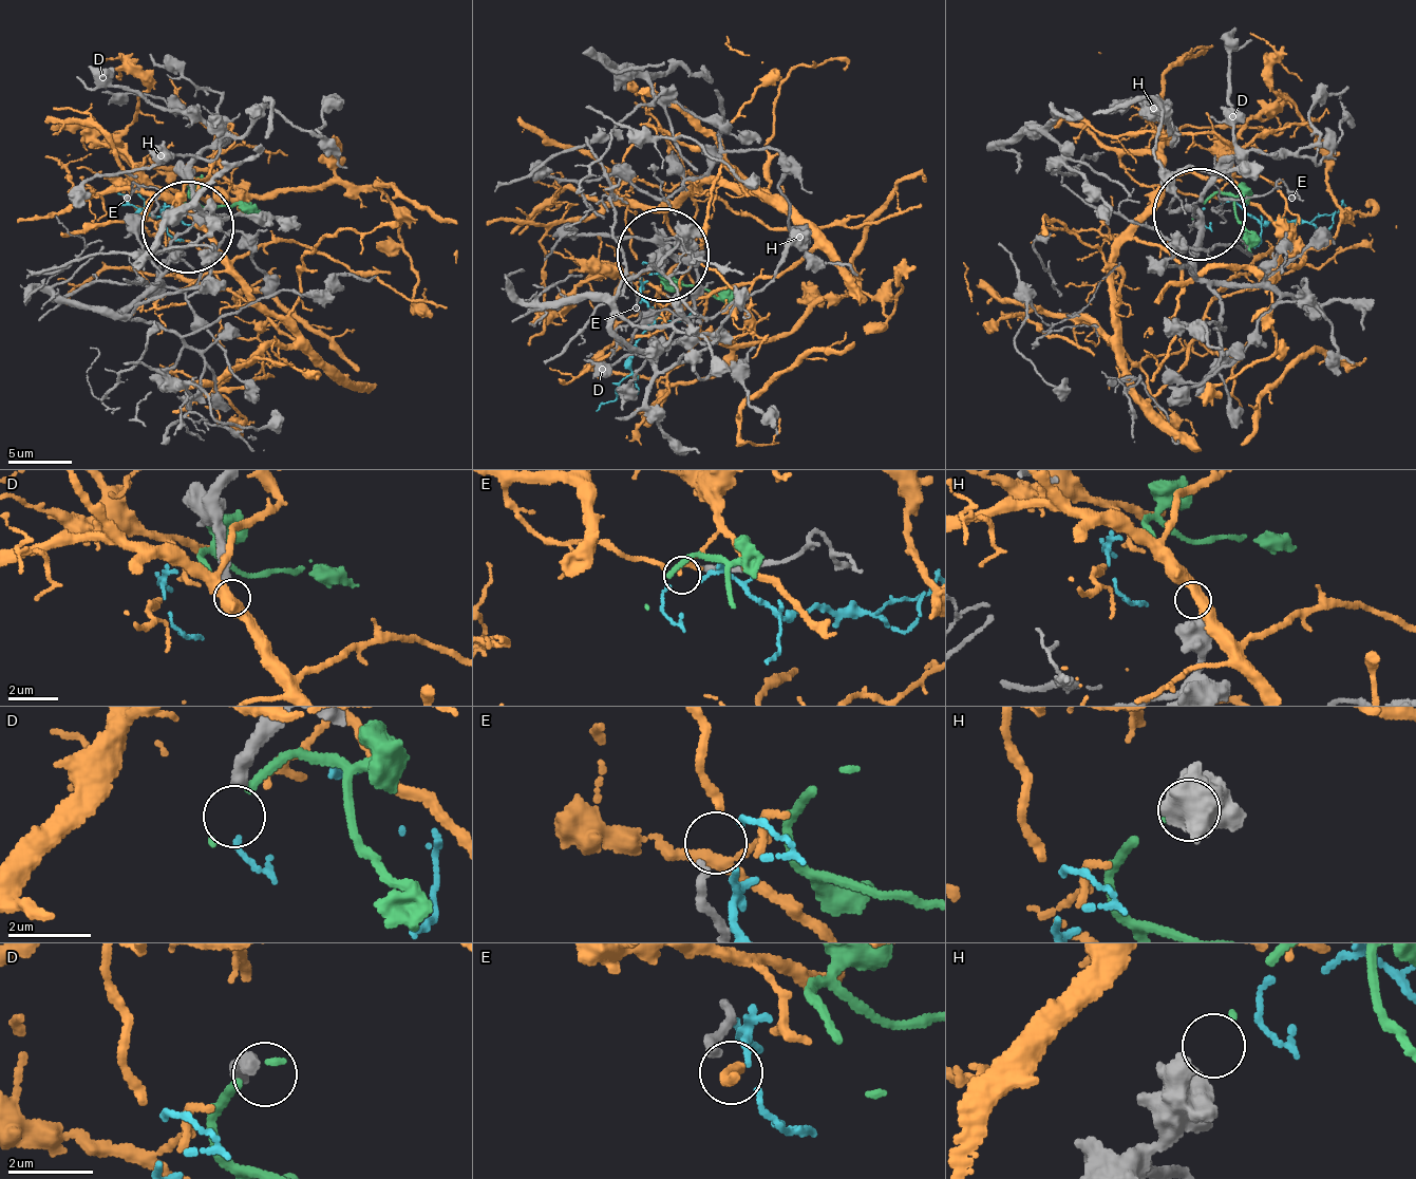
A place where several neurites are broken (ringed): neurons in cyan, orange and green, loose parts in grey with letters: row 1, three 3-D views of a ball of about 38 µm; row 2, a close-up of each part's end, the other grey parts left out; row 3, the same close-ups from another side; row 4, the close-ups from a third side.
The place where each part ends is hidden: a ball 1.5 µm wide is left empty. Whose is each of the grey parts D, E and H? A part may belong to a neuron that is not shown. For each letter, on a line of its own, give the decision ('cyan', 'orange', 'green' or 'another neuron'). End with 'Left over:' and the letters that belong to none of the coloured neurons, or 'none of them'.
D: another neuron
E: orange
H: green
Left over: D

